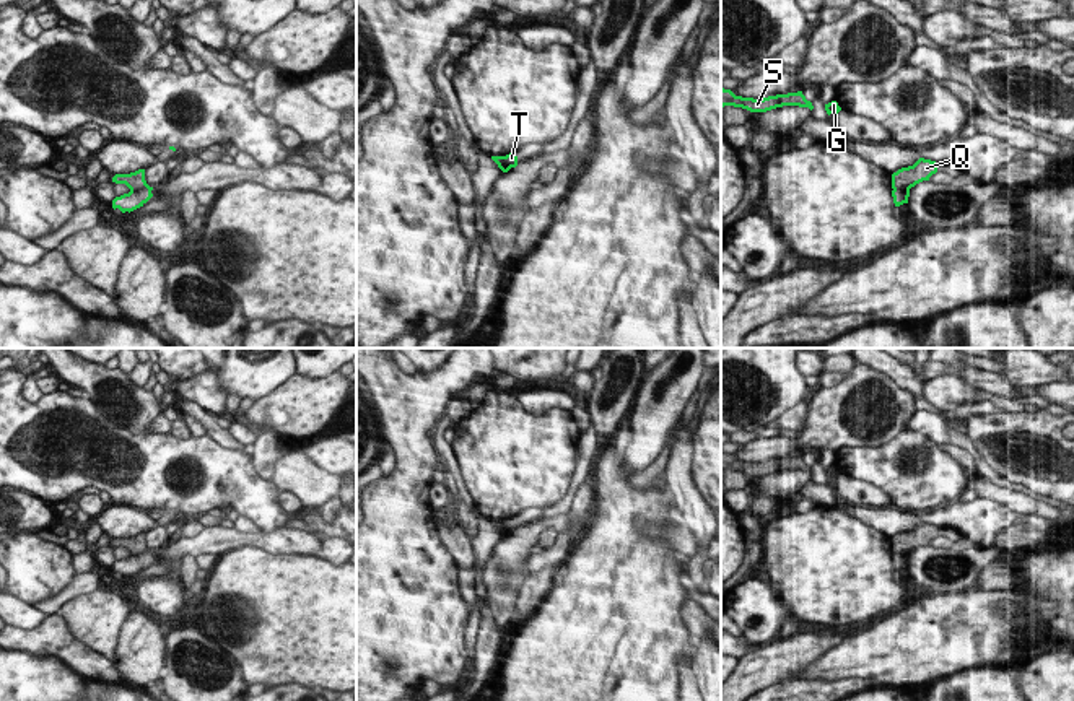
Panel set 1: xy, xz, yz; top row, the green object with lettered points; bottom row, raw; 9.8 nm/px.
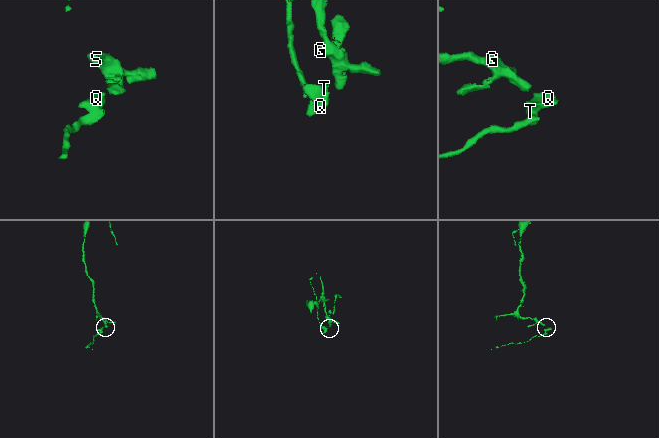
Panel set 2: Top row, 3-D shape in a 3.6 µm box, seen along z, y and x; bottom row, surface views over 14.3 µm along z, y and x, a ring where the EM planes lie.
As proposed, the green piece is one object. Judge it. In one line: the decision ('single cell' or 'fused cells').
fused cells

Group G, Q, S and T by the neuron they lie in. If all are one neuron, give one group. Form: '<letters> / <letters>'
G Q S / T

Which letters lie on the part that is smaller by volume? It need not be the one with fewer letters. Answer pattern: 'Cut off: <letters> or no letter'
Cut off: T

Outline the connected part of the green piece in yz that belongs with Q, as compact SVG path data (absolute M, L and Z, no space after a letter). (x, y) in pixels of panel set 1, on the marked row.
M919 158L913 166L892 174L892 189L911 189L923 181L929 181L937 172L937 168L939 163Z

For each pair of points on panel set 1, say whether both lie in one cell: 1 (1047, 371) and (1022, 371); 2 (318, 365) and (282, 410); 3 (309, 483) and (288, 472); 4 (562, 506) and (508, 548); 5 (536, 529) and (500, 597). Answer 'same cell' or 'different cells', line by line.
1: same cell
2: different cells
3: same cell
4: different cells
5: same cell

